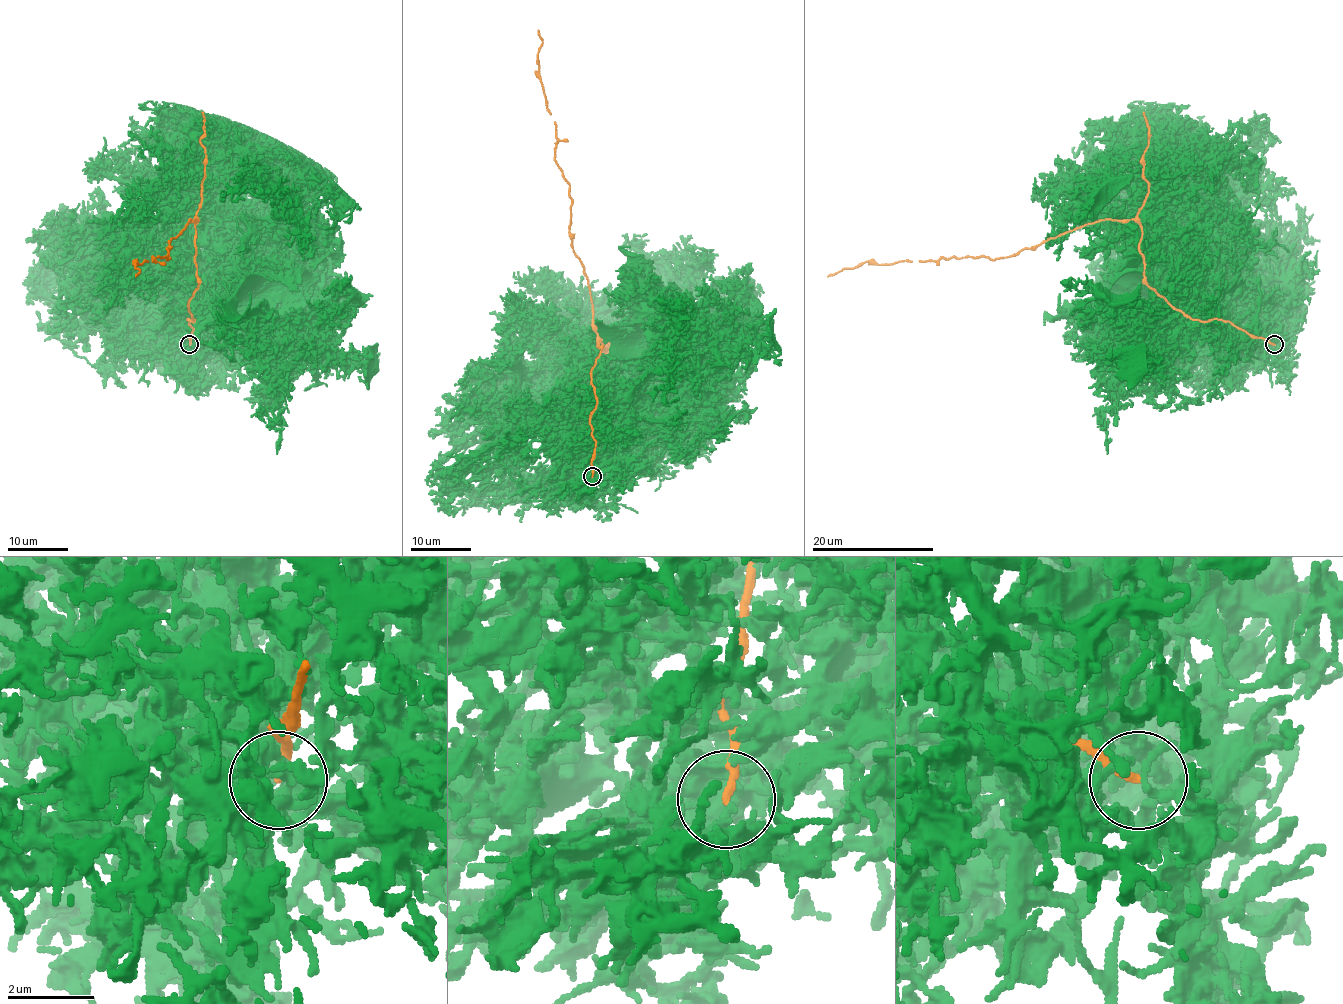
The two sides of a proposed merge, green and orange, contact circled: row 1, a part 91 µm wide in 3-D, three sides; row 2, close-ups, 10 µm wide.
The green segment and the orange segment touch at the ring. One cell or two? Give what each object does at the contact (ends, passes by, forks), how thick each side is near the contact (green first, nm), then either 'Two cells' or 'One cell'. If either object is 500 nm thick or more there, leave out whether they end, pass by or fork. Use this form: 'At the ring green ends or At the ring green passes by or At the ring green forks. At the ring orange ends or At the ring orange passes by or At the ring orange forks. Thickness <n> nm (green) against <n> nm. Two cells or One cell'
At the ring green passes by. At the ring orange ends. Thickness 140 nm (green) against 160 nm. Two cells

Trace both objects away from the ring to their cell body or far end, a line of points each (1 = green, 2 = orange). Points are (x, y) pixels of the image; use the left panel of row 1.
1: (190, 346), (199, 333), (199, 297), (232, 261)
2: (189, 345), (189, 301), (198, 281), (195, 219), (171, 240), (168, 260), (136, 261), (136, 277)

